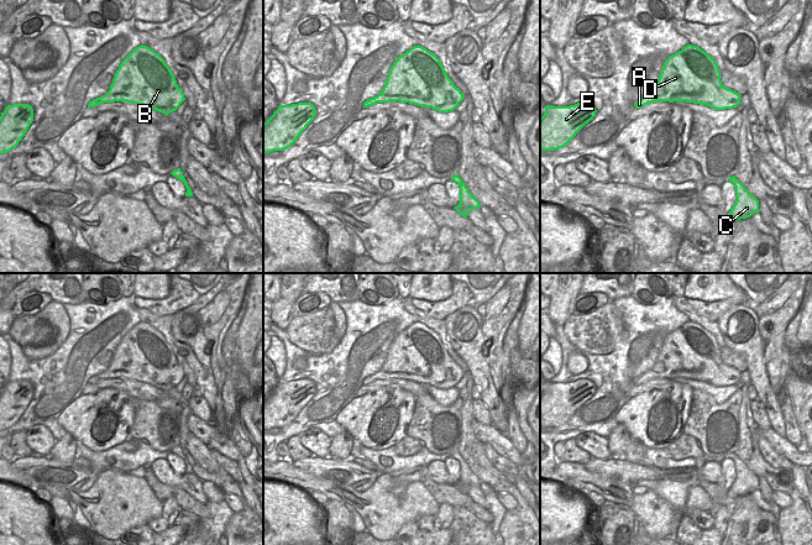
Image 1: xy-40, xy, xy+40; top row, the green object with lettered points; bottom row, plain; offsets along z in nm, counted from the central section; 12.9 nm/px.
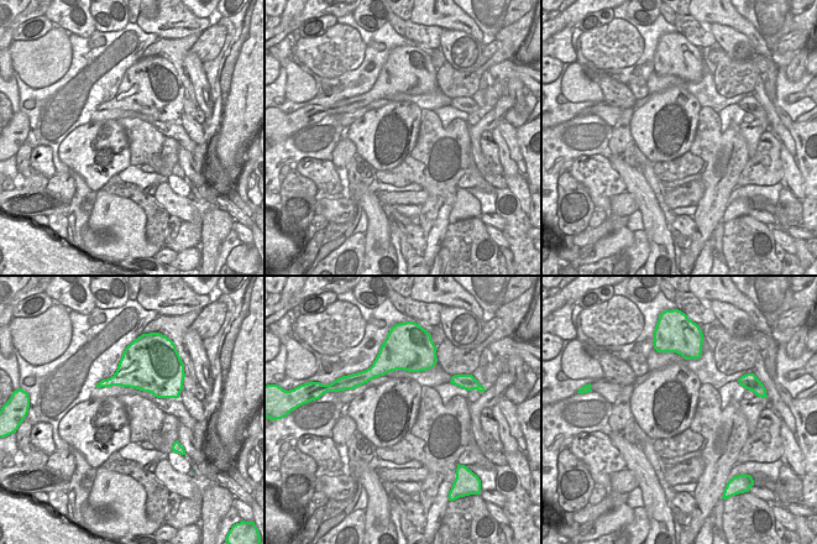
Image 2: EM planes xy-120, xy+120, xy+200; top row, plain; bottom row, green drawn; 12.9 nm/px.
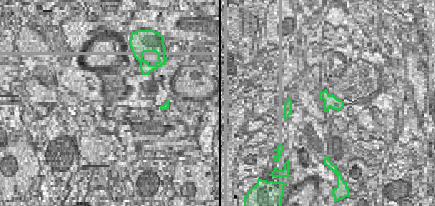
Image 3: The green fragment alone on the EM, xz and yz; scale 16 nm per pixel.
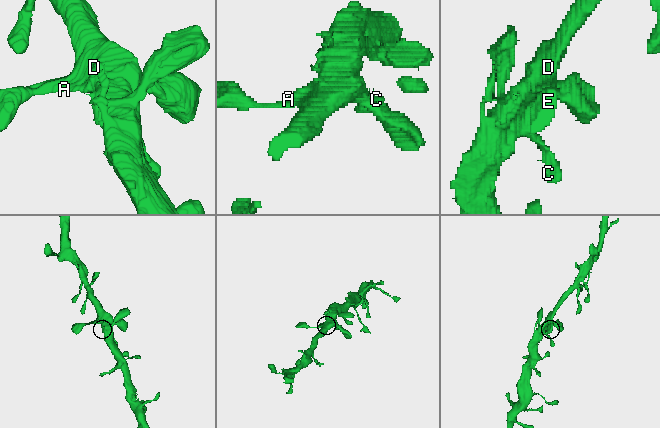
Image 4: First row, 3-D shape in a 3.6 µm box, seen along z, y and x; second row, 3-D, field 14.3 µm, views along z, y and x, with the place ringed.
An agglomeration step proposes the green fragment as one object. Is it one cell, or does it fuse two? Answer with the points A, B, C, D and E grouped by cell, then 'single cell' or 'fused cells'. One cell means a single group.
A B C D E | single cell

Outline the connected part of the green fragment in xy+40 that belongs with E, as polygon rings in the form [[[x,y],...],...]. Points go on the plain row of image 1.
[[[590,379],[570,383],[546,382],[540,394],[540,428],[555,428],[565,424],[576,410],[596,393]]]

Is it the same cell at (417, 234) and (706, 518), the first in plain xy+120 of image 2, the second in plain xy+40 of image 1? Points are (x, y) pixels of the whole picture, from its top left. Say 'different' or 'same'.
same

